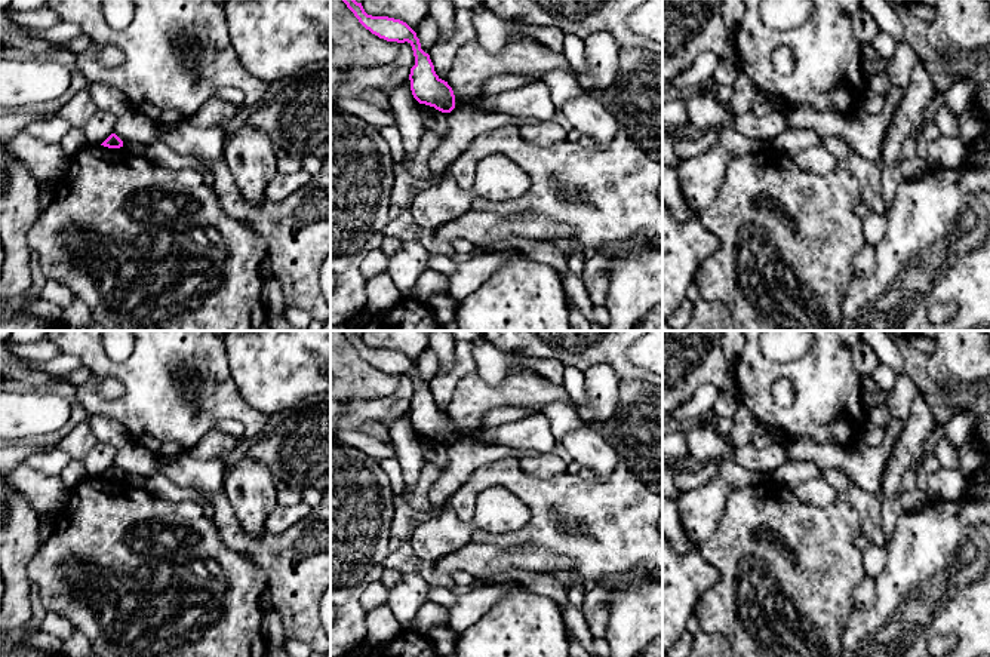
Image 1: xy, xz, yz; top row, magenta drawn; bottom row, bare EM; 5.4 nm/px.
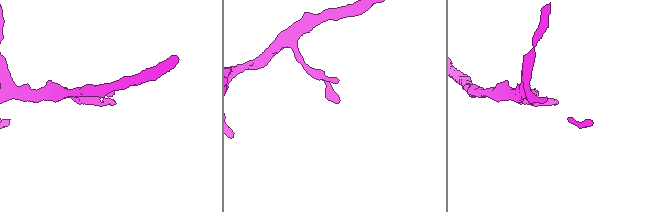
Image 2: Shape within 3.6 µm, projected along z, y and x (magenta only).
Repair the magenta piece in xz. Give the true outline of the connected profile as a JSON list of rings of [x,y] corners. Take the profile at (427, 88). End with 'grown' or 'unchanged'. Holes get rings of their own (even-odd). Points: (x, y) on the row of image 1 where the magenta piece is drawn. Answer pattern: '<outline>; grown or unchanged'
[[[356,0],[342,1],[372,34],[387,42],[408,42],[412,46],[415,65],[411,68],[409,80],[412,95],[419,104],[434,107],[442,113],[451,113],[455,108],[452,88],[436,74],[430,55],[421,49],[416,33],[406,22],[388,16],[368,15],[362,3]]]; unchanged

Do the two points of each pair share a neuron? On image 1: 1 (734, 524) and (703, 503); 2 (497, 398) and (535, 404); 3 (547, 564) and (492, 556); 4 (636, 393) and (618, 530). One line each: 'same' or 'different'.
1: different
2: same
3: same
4: different

